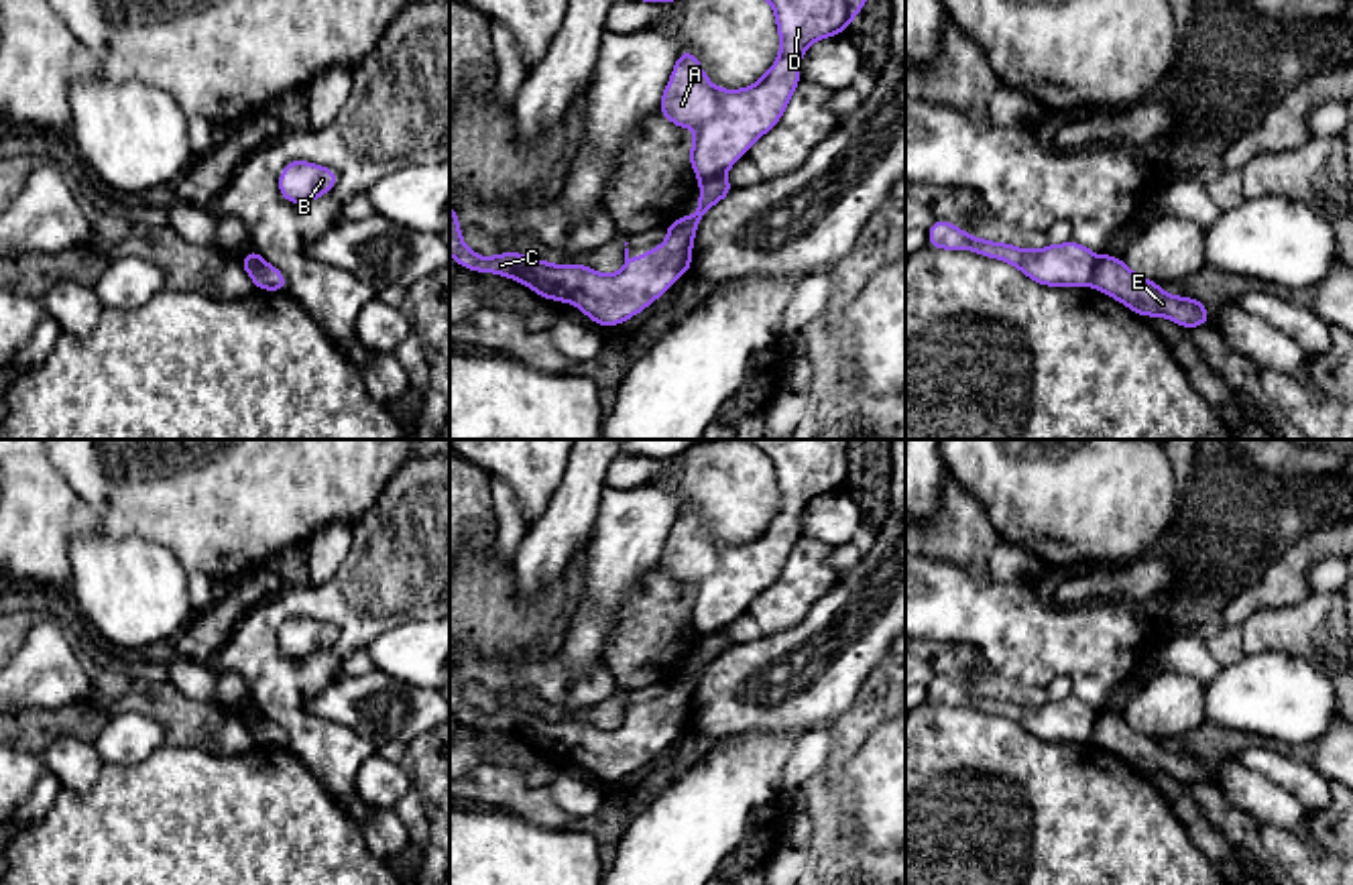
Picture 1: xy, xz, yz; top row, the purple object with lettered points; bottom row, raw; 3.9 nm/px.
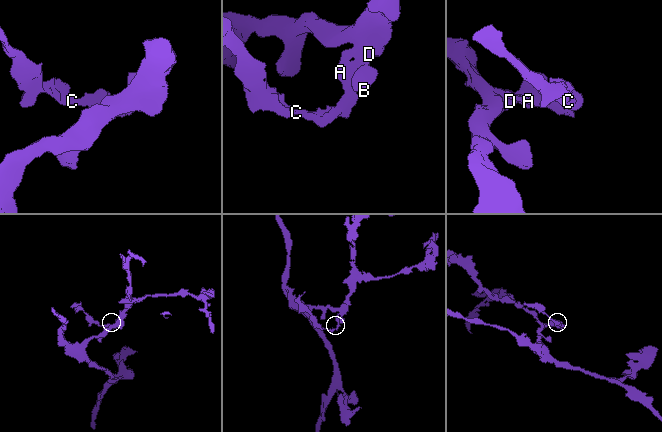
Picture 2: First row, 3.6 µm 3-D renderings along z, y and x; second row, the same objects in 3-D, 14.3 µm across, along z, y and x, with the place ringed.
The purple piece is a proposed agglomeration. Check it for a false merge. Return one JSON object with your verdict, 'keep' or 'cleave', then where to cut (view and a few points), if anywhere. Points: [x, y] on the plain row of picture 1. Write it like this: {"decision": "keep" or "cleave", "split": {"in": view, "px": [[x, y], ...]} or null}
{"decision": "cleave", "split": {"in": "yz", "px": [[1099, 715], [1089, 739]]}}

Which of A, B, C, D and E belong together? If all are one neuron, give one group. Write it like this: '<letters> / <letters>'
A B D / C E

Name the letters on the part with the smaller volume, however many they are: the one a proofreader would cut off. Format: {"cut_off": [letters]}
{"cut_off": ["C", "E"]}

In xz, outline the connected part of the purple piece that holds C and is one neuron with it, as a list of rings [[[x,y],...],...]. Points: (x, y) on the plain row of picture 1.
[[[724,631],[700,637],[698,665],[665,682],[667,698],[647,704],[641,714],[631,714],[629,704],[625,704],[627,720],[616,730],[602,730],[592,722],[574,718],[549,720],[519,708],[484,714],[462,698],[456,663],[450,663],[450,712],[464,724],[521,736],[545,755],[572,757],[600,783],[612,783],[641,769],[690,726],[698,680],[730,647],[734,643]]]

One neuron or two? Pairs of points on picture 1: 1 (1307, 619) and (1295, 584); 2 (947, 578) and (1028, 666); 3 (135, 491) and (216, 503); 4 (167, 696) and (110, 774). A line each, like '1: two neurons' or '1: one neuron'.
1: two neurons
2: one neuron
3: one neuron
4: two neurons

